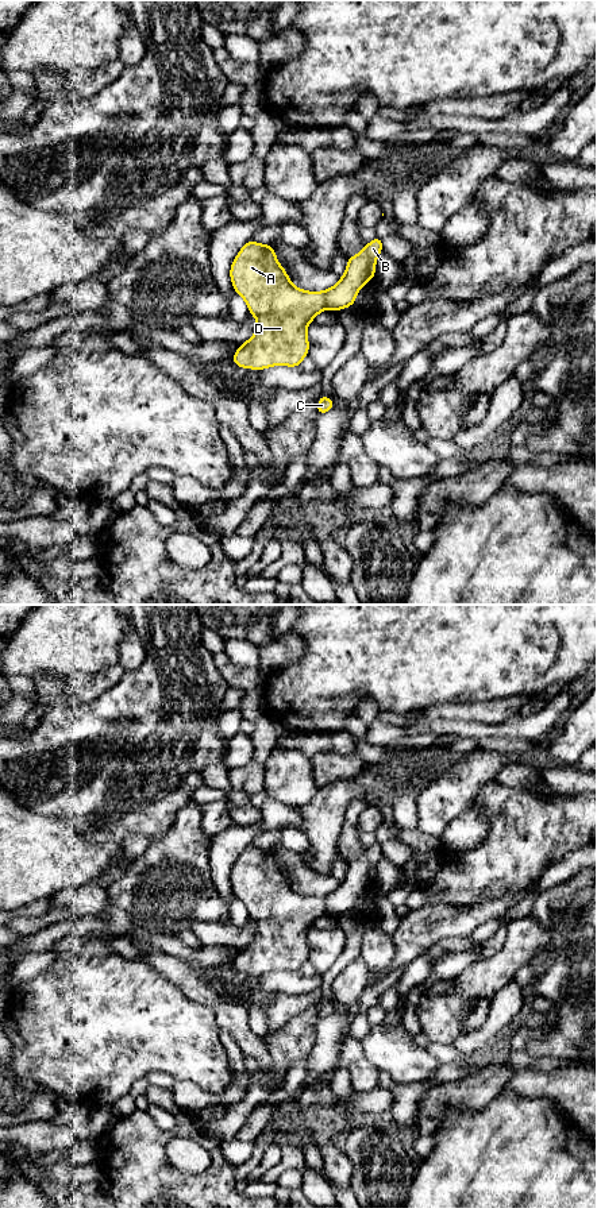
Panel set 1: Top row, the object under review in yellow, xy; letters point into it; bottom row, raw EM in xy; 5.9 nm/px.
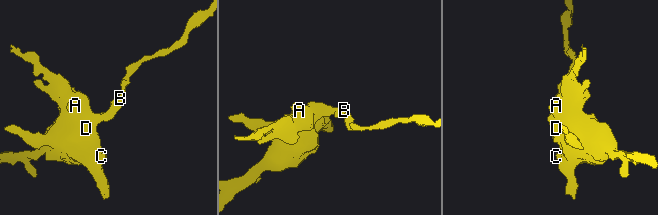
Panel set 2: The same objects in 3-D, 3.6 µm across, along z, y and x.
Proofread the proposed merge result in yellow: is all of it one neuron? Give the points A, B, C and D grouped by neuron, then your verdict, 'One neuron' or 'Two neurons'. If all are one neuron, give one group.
Groups: A C D / B. Two neurons

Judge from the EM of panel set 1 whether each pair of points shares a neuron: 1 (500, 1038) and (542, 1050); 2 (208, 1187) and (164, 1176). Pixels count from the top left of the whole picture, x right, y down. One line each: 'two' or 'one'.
1: two
2: one

